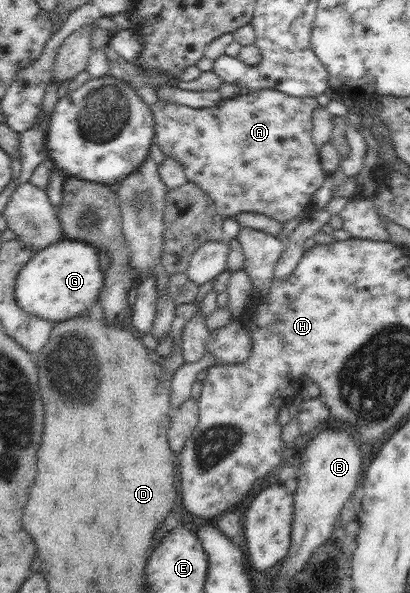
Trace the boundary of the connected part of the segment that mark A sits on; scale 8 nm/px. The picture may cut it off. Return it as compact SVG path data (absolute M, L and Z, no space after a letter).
M260 89L259 91L240 91L235 97L223 99L212 108L195 109L187 105L159 100L150 105L150 110L155 120L155 143L159 145L159 149L161 149L163 154L176 157L184 165L188 181L199 185L203 191L206 191L210 195L210 198L215 202L216 211L219 216L226 218L239 215L241 212L262 213L276 219L279 223L285 224L297 216L305 218L310 213L311 197L316 195L317 190L323 185L323 181L329 175L323 169L317 146L315 146L313 139L311 139L313 129L312 115L313 110L317 106L319 105L315 97L295 97L276 89Z

